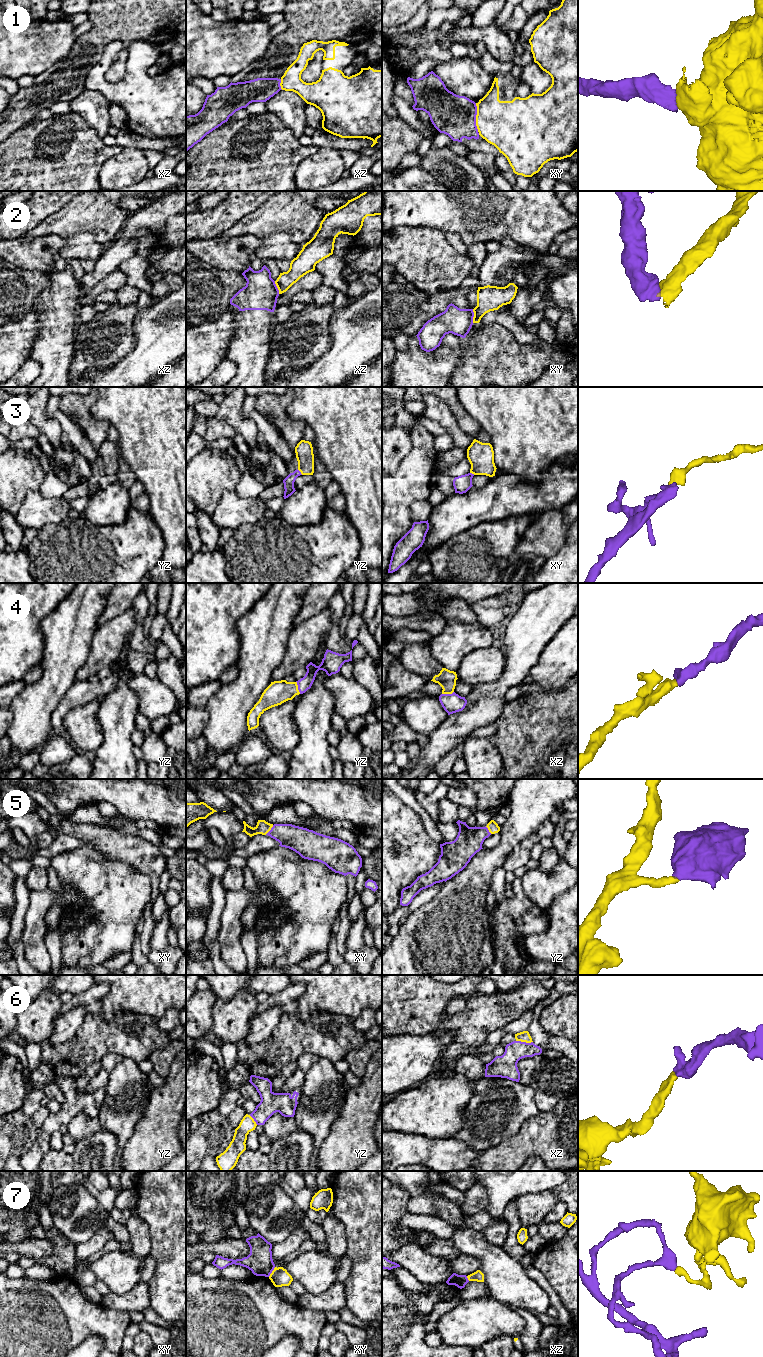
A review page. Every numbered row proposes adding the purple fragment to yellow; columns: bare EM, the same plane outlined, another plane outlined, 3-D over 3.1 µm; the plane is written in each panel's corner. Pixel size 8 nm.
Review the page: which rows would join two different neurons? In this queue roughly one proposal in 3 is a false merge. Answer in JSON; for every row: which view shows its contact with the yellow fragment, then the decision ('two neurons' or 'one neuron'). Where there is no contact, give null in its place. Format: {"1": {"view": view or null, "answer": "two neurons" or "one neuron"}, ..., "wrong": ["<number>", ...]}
{"1": {"view": "xy", "answer": "two neurons"}, "2": {"view": "xy", "answer": "two neurons"}, "3": {"view": "yz", "answer": "two neurons"}, "4": {"view": "yz", "answer": "one neuron"}, "5": {"view": "xy", "answer": "one neuron"}, "6": {"view": "xz", "answer": "one neuron"}, "7": {"view": "xy", "answer": "two neurons"}, "wrong": ["1", "2", "3", "7"]}

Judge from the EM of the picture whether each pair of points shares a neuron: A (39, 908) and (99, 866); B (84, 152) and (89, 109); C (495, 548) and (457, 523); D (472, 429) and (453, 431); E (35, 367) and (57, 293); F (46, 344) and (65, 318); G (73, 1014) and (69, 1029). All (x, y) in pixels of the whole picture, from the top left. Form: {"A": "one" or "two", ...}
{"A": "two", "B": "two", "C": "two", "D": "two", "E": "two", "F": "one", "G": "one"}

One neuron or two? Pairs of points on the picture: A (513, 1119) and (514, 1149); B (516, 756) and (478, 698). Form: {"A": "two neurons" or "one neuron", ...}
{"A": "two neurons", "B": "two neurons"}

